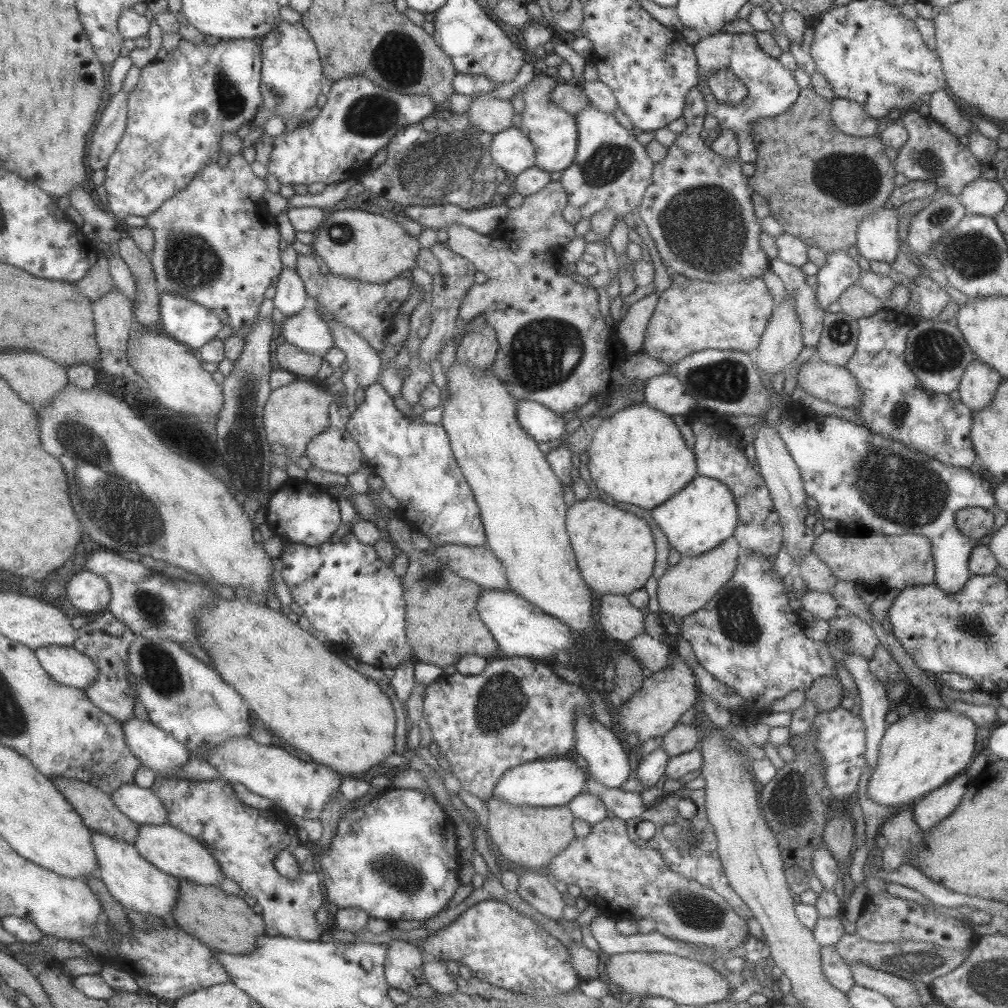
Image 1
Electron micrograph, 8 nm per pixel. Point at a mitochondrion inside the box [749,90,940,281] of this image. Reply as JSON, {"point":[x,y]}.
{"point":[857,179]}

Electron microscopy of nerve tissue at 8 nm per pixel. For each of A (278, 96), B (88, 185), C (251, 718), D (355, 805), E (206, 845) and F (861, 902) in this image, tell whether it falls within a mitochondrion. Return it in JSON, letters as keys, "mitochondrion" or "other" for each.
{"A":"mitochondrion","B":"other","C":"other","D":"other","E":"other","F":"other"}

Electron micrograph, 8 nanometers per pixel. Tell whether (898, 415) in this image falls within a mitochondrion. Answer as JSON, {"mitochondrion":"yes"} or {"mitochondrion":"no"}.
{"mitochondrion":"yes"}

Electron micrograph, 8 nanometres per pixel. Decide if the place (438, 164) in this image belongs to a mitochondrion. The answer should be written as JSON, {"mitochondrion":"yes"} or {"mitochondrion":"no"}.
{"mitochondrion":"yes"}

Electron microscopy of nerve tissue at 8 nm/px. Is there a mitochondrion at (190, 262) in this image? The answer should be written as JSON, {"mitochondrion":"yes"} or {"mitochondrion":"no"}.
{"mitochondrion":"yes"}

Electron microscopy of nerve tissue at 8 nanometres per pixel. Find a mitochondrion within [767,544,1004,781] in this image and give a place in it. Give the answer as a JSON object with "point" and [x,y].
{"point":[972,625]}

